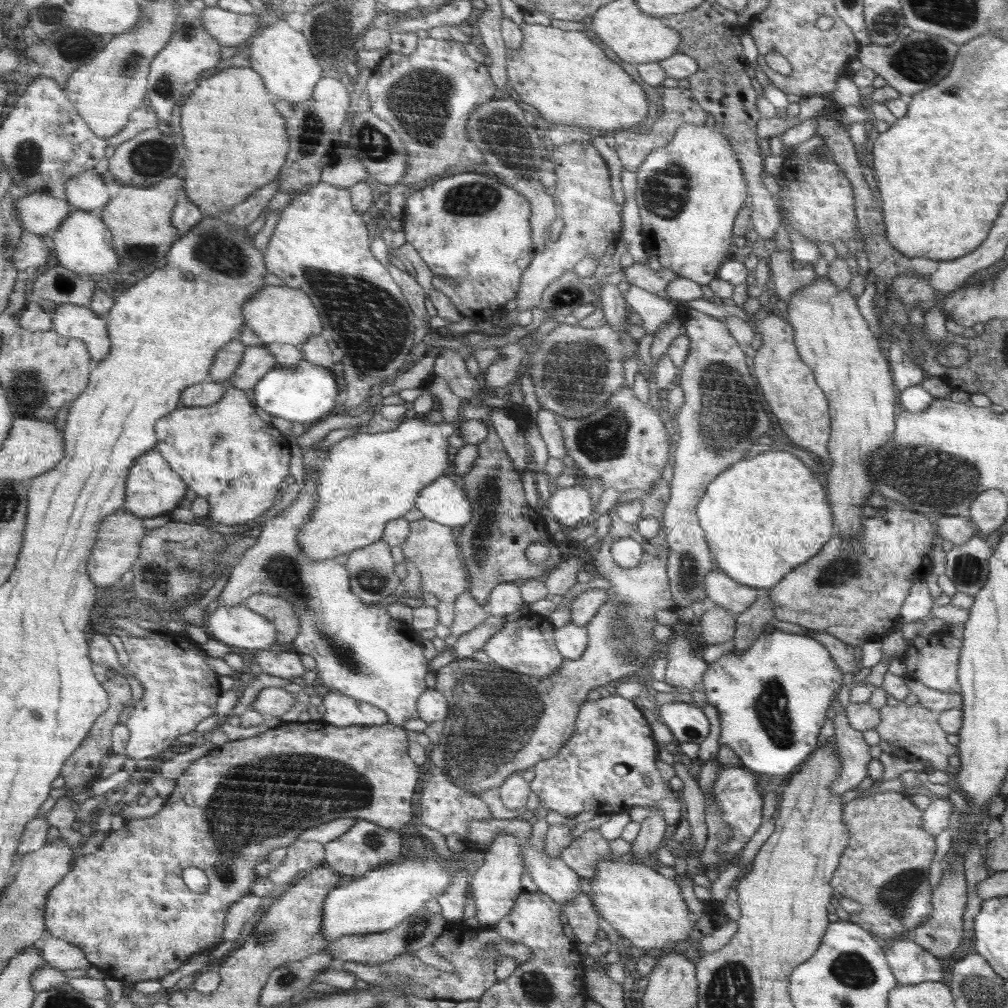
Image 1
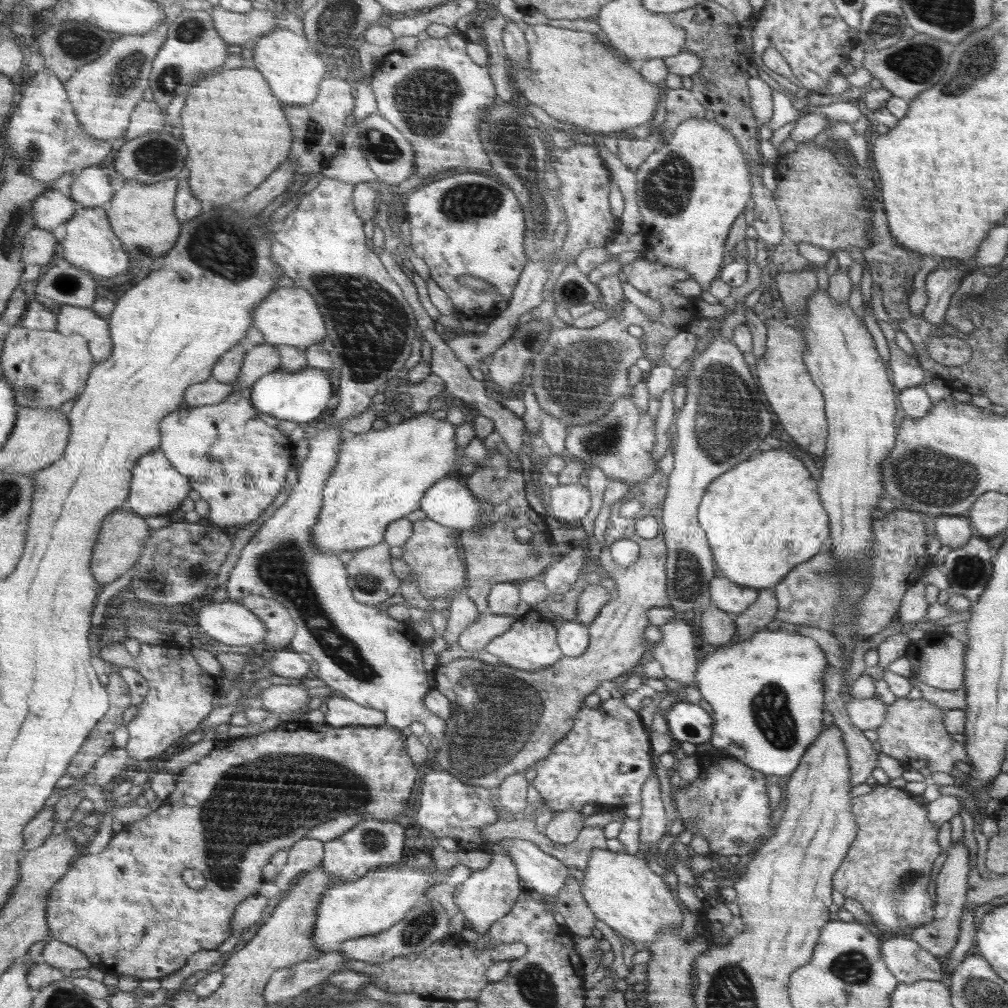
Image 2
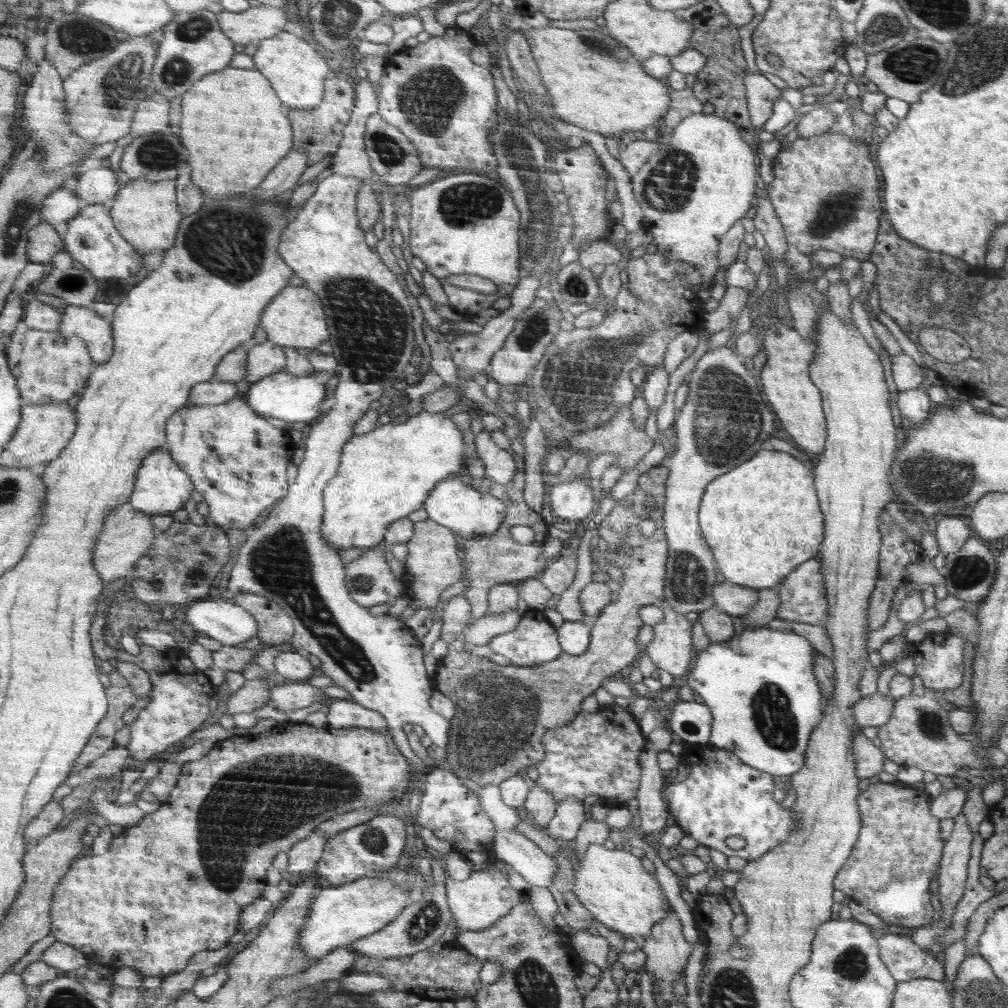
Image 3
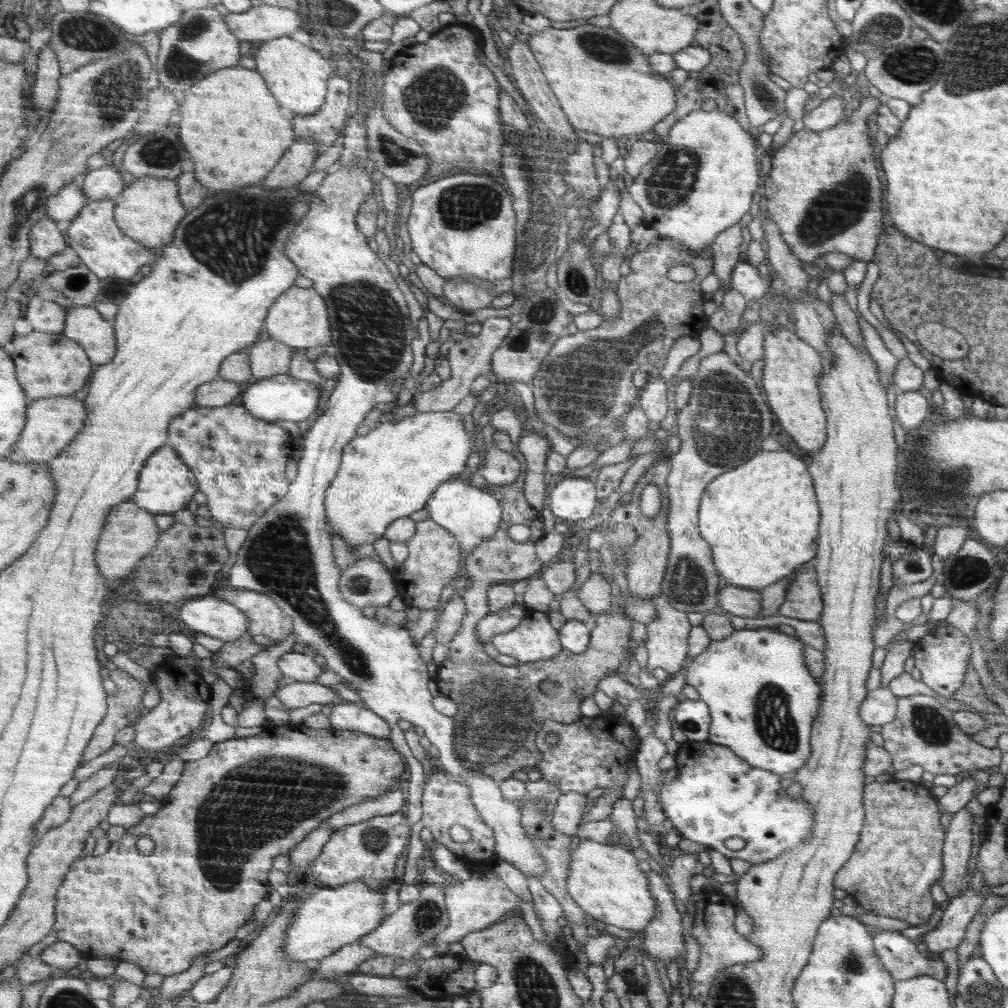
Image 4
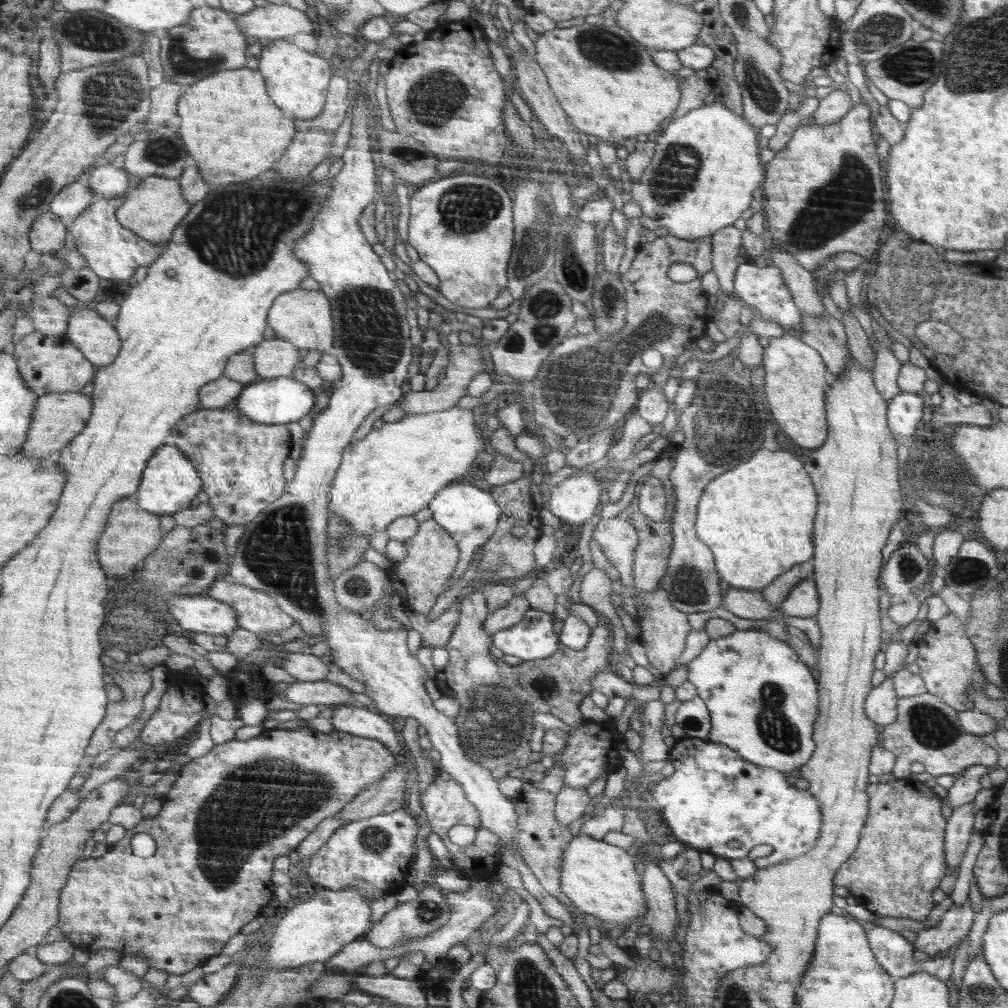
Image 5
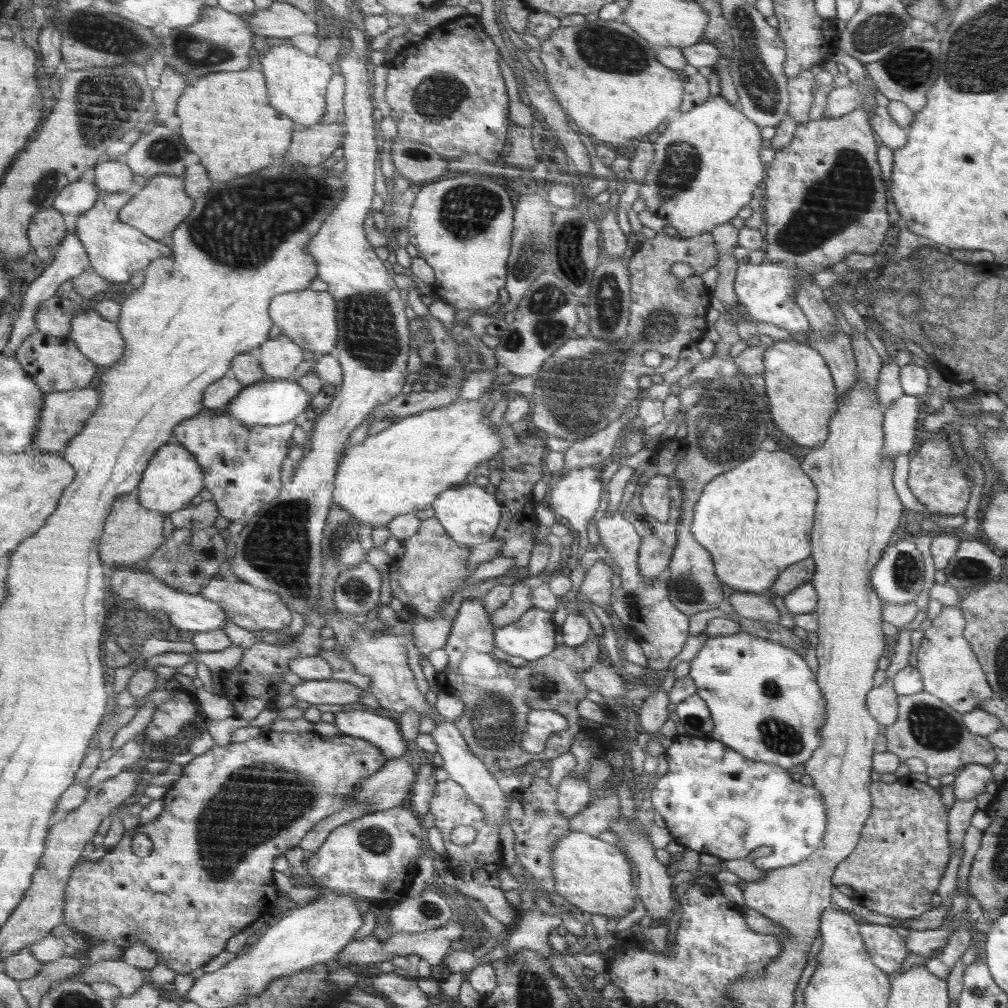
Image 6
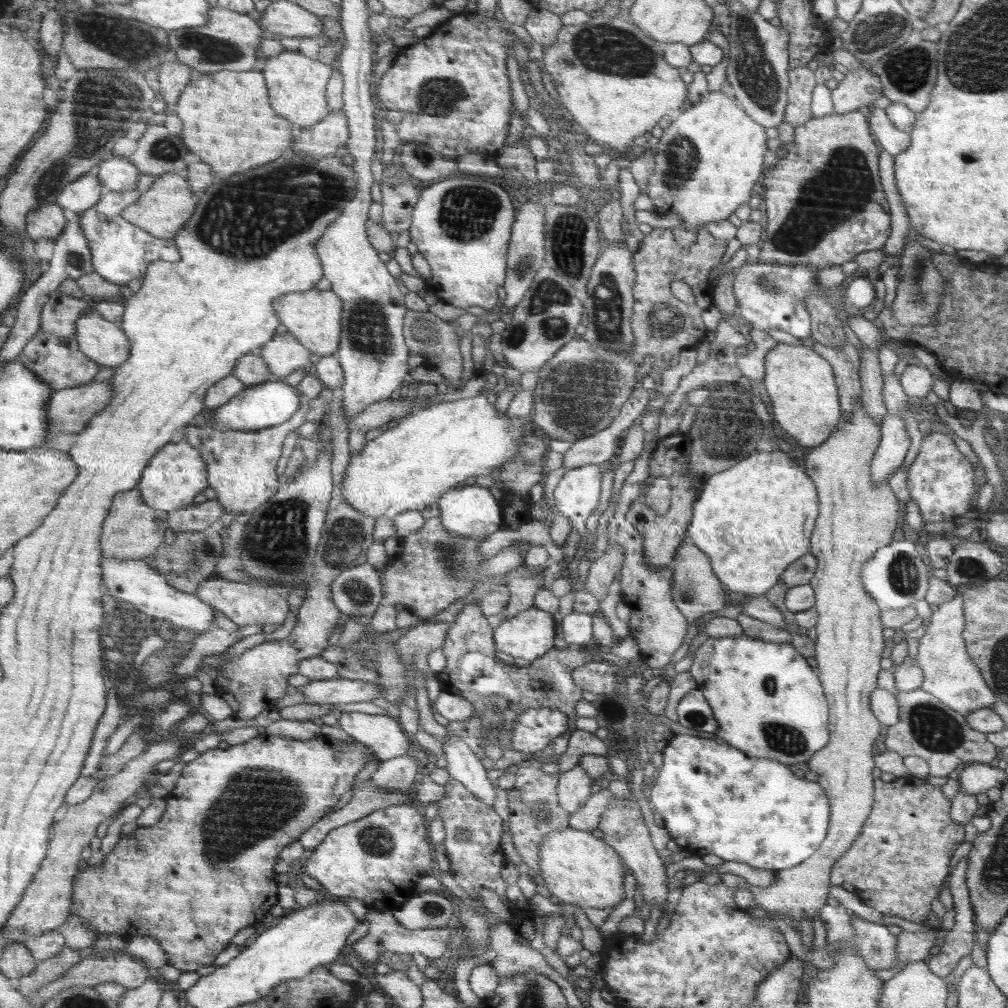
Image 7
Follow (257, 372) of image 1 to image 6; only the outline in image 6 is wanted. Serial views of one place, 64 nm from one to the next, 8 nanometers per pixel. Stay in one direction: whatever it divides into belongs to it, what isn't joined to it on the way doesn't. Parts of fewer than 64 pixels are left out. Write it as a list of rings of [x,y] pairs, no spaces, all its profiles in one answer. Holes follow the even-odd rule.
[[[280,335],[274,340],[258,347],[260,350],[260,368],[264,371],[264,380],[288,379],[295,368],[304,360],[304,349],[292,343],[288,336]]]

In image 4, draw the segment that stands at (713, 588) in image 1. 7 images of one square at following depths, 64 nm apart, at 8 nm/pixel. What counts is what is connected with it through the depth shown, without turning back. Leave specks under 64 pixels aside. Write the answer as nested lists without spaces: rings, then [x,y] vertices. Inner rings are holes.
[[[726,585],[718,594],[719,604],[730,614],[757,618],[761,611],[761,591]]]

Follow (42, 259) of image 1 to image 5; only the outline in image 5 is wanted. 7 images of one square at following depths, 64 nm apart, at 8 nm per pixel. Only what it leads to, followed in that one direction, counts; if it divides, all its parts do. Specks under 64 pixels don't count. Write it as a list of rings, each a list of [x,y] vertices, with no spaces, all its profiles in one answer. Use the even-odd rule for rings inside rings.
[[[51,210],[39,216],[31,232],[33,250],[48,255],[59,255],[64,251],[69,228],[64,226],[62,219]]]

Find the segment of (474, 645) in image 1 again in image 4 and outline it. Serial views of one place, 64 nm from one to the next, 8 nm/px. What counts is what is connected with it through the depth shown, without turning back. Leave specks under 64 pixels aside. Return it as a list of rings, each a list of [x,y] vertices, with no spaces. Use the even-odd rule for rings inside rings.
[[[515,603],[506,610],[489,613],[477,624],[476,637],[479,638],[481,642],[488,643],[496,635],[510,632],[510,630],[520,624],[525,610],[526,606],[522,608]]]

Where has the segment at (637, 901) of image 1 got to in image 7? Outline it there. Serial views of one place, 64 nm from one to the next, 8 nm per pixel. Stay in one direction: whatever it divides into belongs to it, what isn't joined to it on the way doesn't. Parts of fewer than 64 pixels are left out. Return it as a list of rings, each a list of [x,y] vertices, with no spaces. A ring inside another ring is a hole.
[[[566,827],[562,832],[551,832],[539,846],[540,877],[548,891],[562,902],[577,905],[583,910],[599,908],[611,912],[624,898],[624,878],[627,874],[625,865],[618,853],[604,840],[594,837],[582,829]]]

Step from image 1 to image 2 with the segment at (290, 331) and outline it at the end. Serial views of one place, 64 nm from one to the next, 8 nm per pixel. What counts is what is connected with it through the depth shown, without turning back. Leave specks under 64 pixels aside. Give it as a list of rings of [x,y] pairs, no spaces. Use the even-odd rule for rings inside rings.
[[[280,288],[253,312],[253,327],[263,335],[267,344],[274,346],[286,344],[298,348],[306,348],[312,344],[322,343],[328,334],[325,318],[317,304],[316,298],[304,288]]]

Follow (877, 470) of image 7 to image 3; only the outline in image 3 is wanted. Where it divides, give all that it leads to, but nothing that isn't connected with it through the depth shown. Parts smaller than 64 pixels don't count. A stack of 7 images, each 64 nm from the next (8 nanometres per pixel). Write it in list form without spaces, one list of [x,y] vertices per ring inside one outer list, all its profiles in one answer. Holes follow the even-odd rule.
[[[919,388],[899,391],[898,410],[905,425],[920,424],[933,411],[933,404],[926,392]]]

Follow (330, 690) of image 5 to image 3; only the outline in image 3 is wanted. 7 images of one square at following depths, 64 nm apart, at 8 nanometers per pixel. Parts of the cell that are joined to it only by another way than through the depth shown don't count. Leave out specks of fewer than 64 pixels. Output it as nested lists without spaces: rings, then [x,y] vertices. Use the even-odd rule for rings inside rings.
[[[284,683],[275,685],[269,690],[269,702],[266,704],[289,714],[318,701],[325,703],[330,701],[322,692],[322,688],[316,688],[308,683]]]

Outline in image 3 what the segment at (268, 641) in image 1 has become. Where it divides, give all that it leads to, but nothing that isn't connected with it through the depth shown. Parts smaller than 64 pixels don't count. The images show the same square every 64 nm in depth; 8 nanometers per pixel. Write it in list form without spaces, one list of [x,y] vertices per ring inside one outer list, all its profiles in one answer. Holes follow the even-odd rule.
[[[230,596],[198,599],[192,603],[186,615],[198,631],[209,634],[225,645],[240,644],[257,636],[257,620]]]

